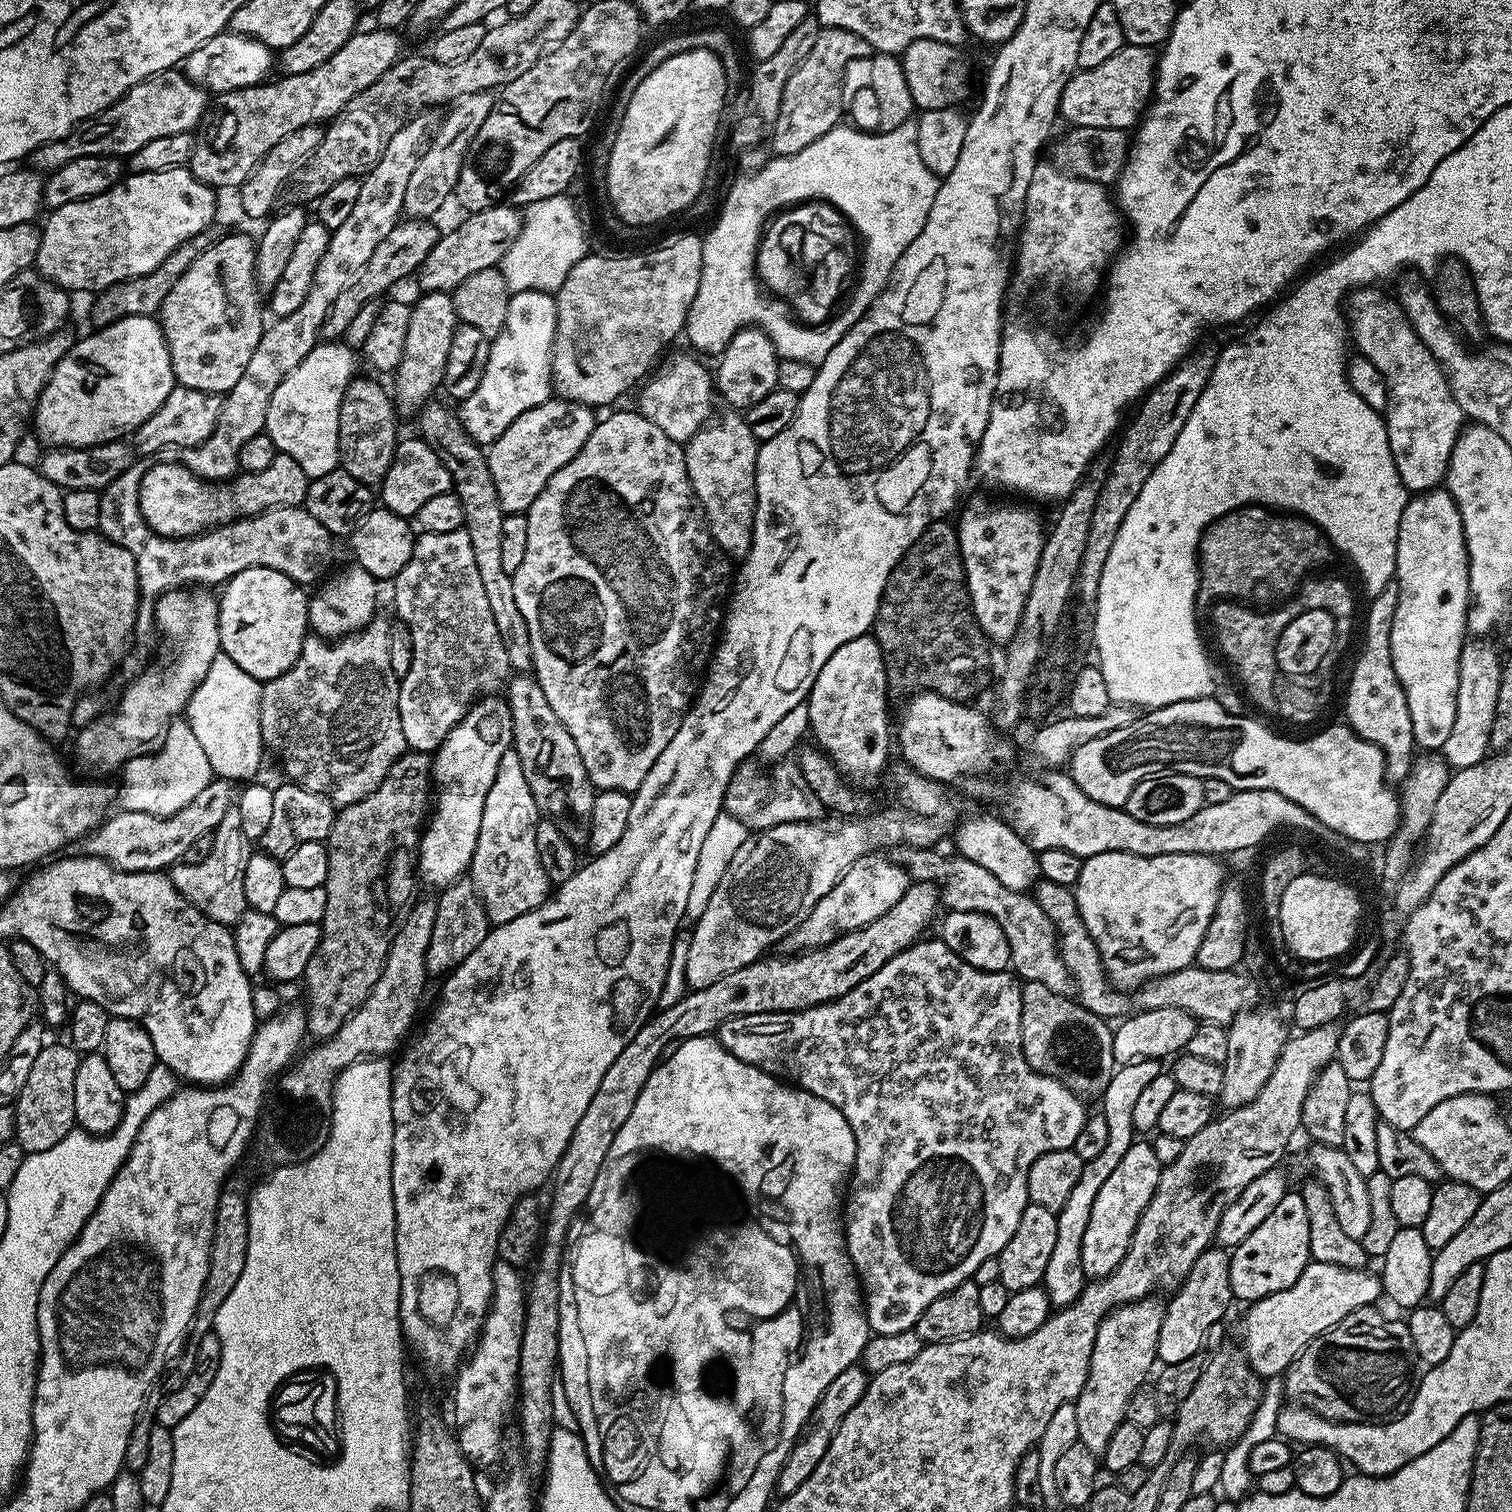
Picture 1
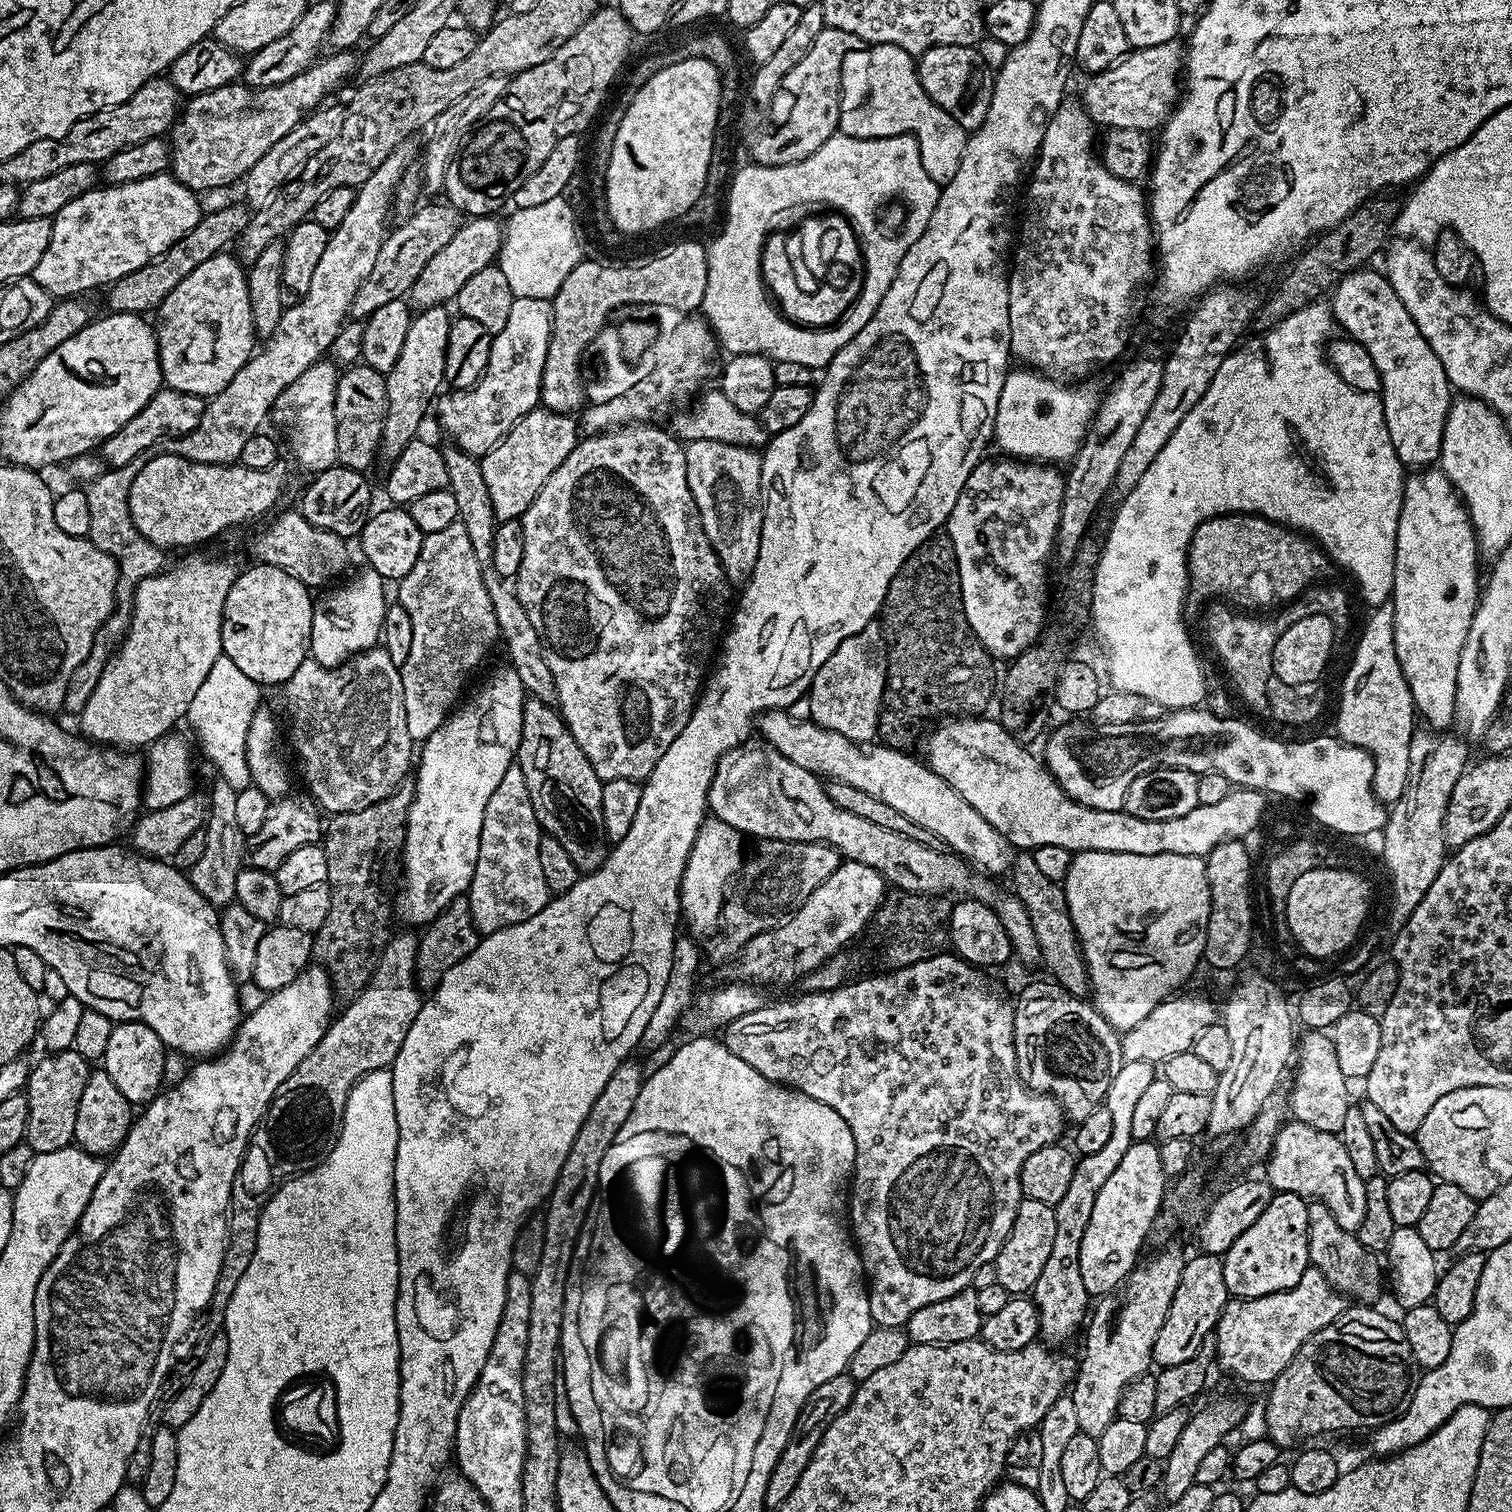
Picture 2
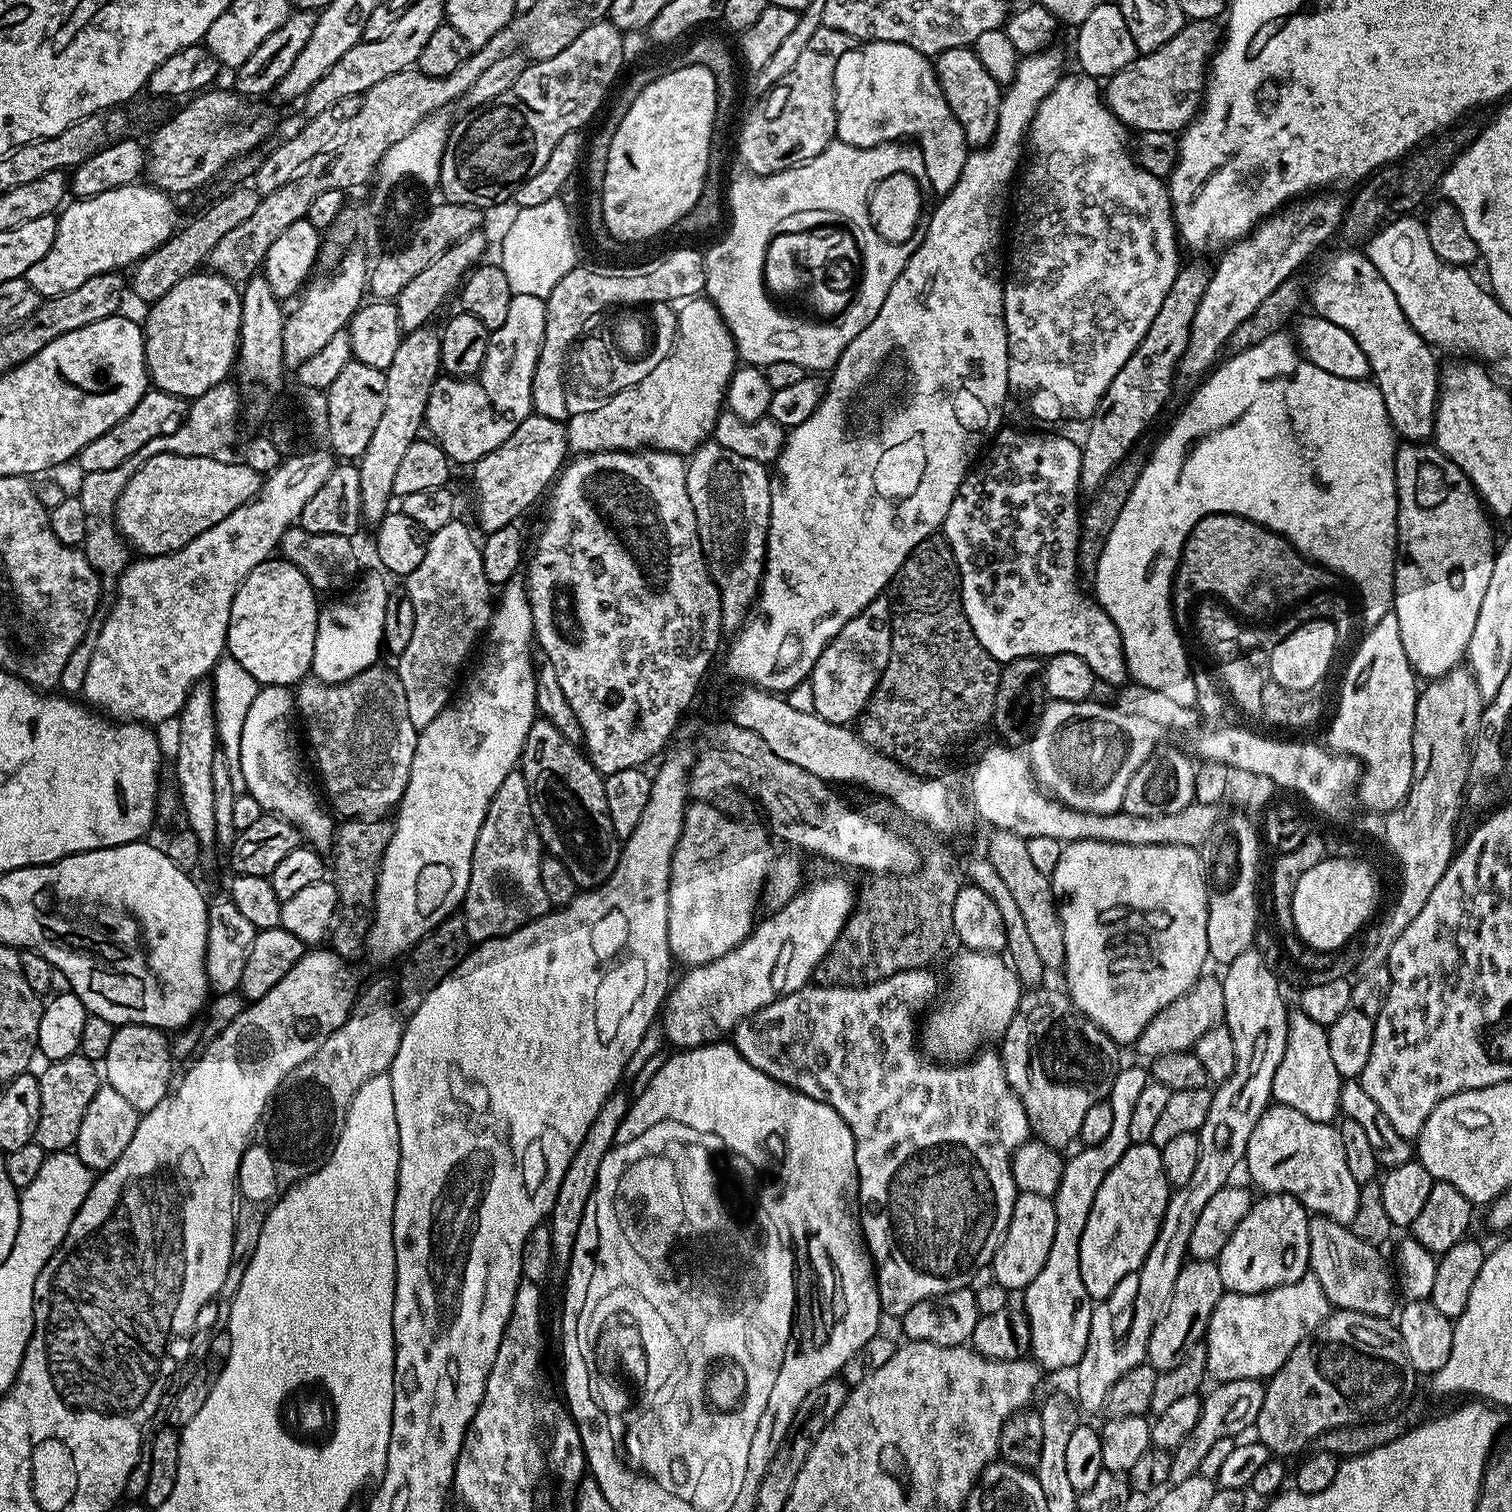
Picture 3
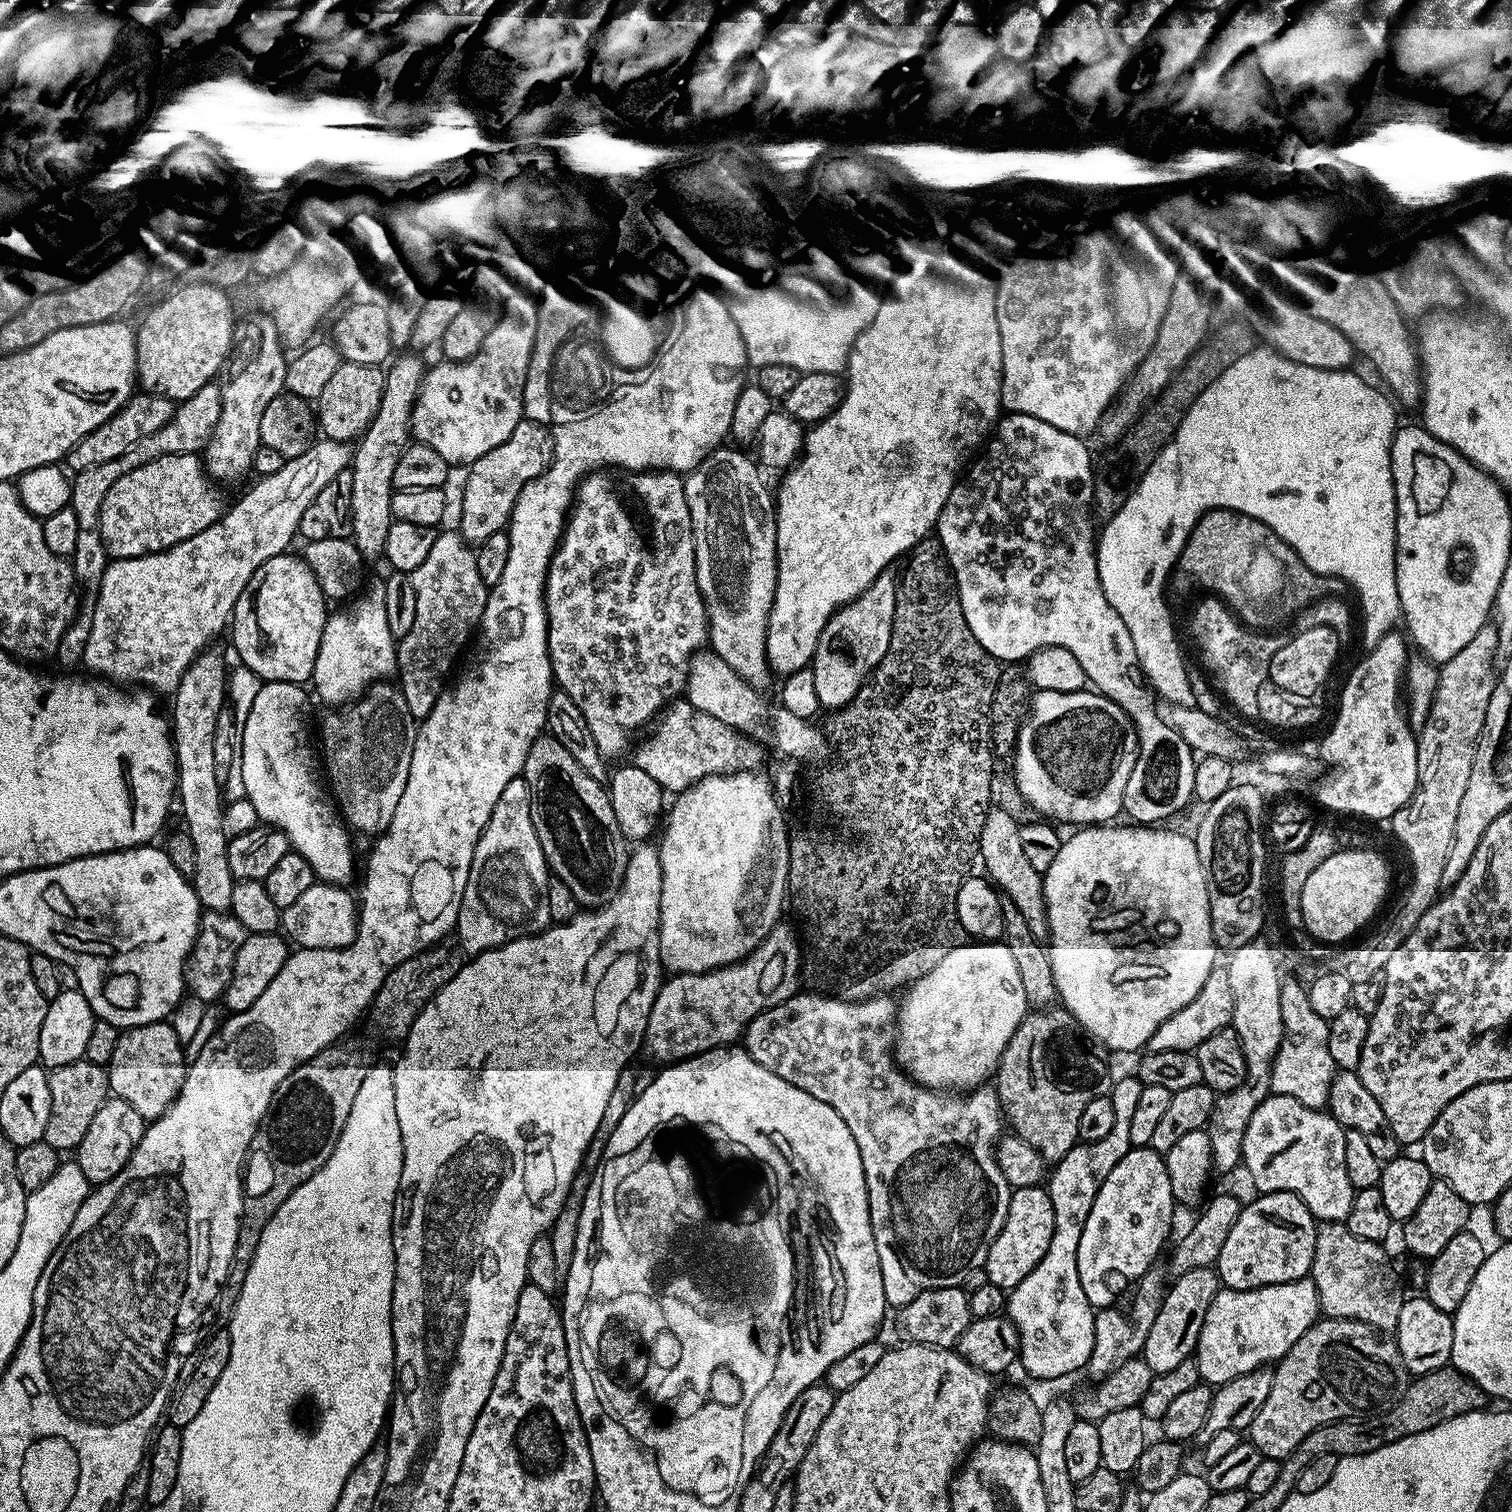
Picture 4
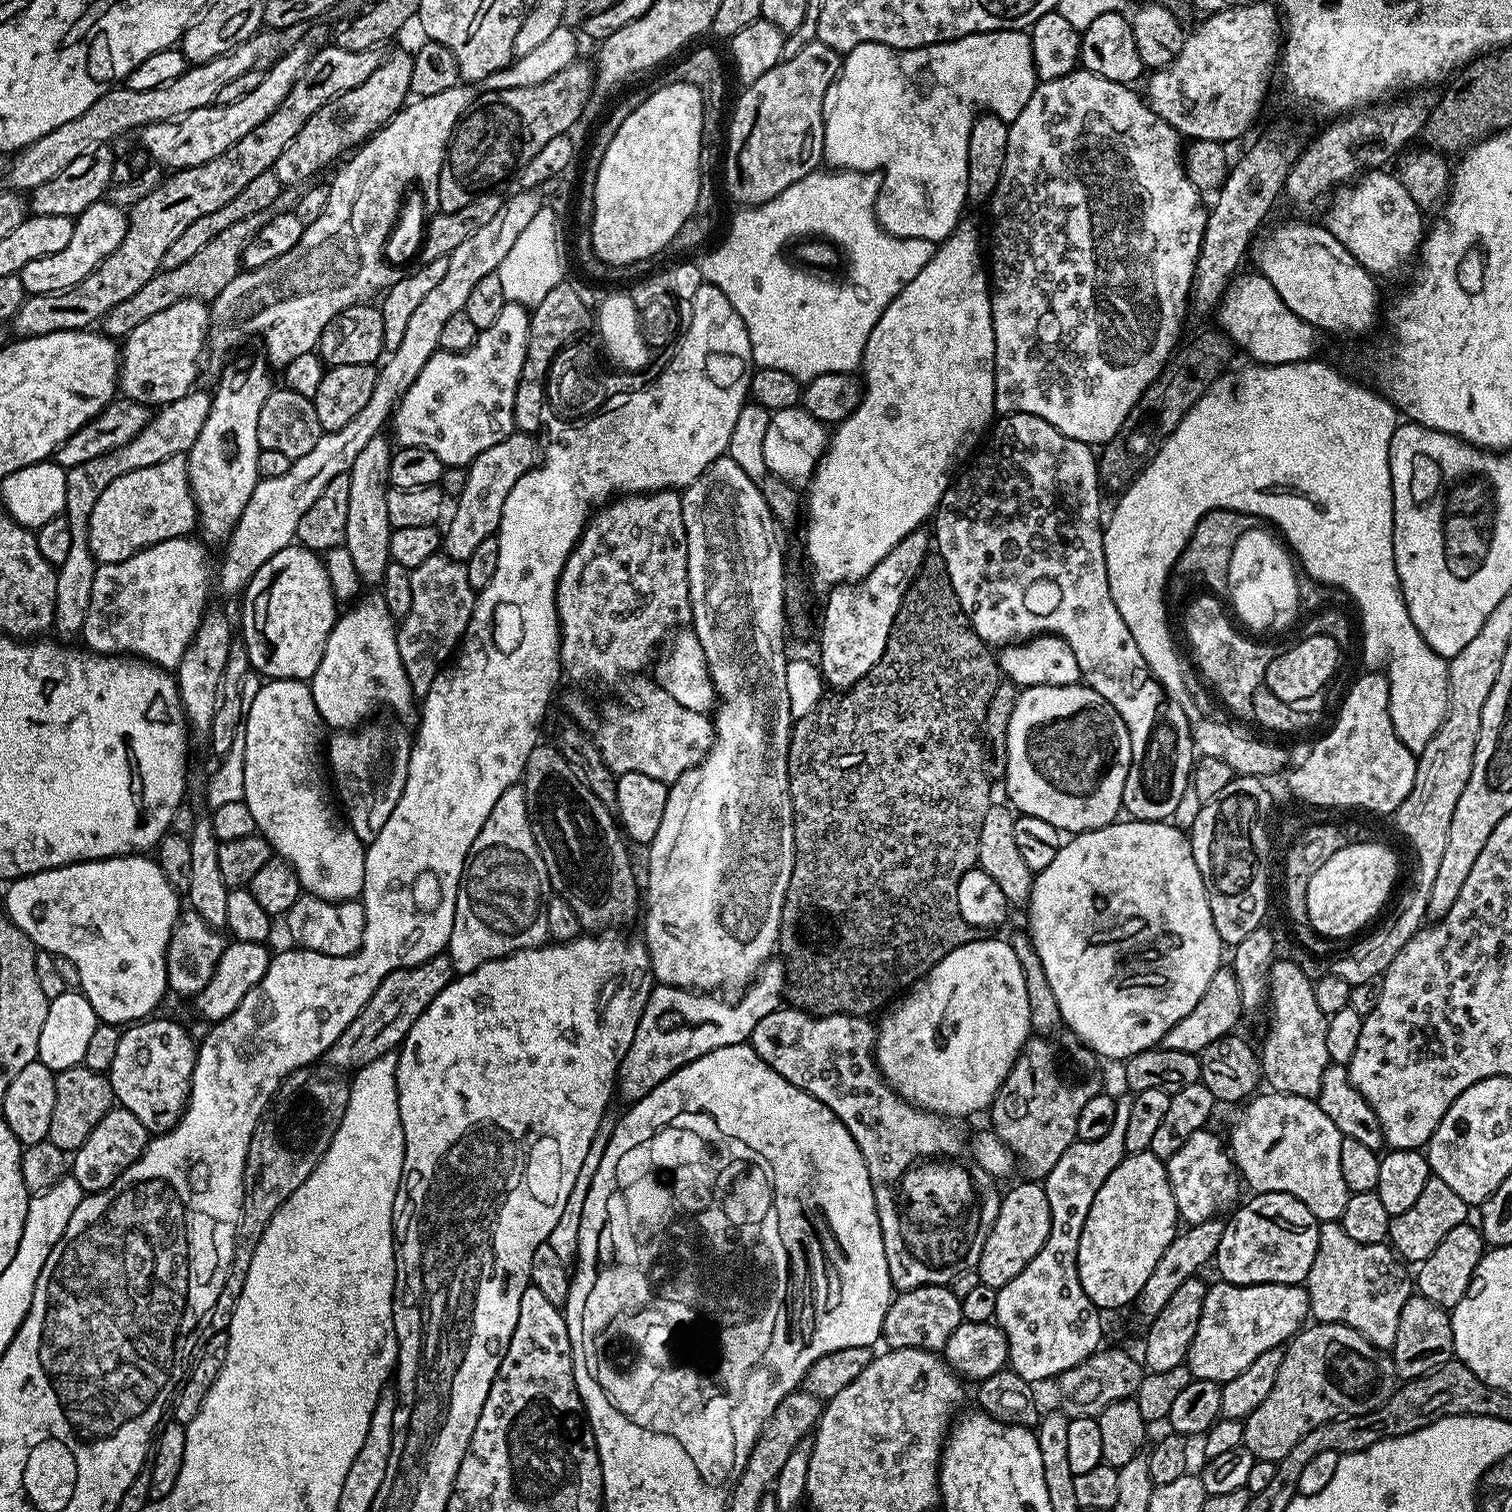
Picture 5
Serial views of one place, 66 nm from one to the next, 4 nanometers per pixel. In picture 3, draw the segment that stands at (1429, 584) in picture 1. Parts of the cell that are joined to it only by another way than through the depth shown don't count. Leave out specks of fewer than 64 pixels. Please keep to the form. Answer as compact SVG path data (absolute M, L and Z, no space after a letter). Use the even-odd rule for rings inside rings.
M1404 442L1396 450L1396 551L1398 559L1395 563L1394 590L1392 591L1392 606L1398 618L1398 630L1402 630L1402 650L1406 650L1406 658L1412 671L1420 678L1435 678L1444 676L1450 669L1457 667L1465 659L1470 634L1474 634L1474 622L1478 622L1478 609L1482 607L1482 598L1486 594L1486 585L1490 583L1490 574L1494 574L1494 558L1497 549L1492 546L1492 524L1476 488L1468 475L1457 464L1450 462L1439 447L1428 442Z

